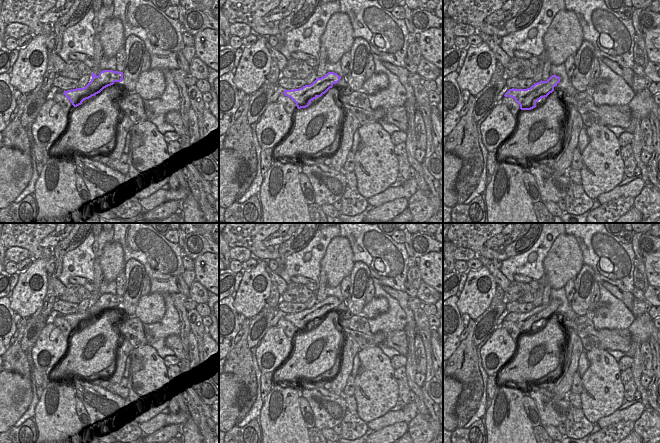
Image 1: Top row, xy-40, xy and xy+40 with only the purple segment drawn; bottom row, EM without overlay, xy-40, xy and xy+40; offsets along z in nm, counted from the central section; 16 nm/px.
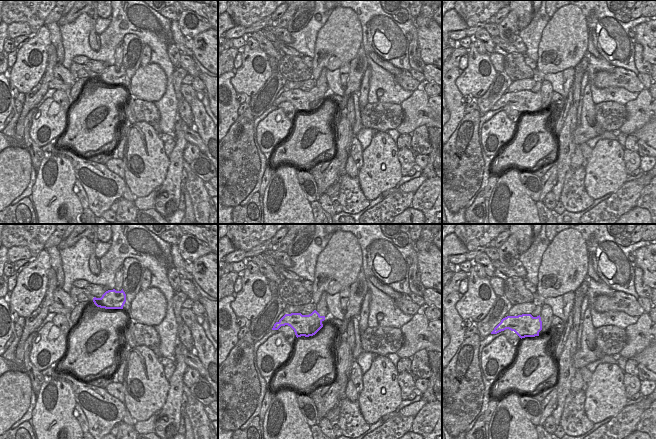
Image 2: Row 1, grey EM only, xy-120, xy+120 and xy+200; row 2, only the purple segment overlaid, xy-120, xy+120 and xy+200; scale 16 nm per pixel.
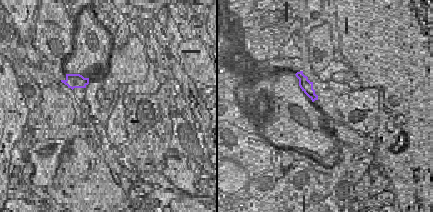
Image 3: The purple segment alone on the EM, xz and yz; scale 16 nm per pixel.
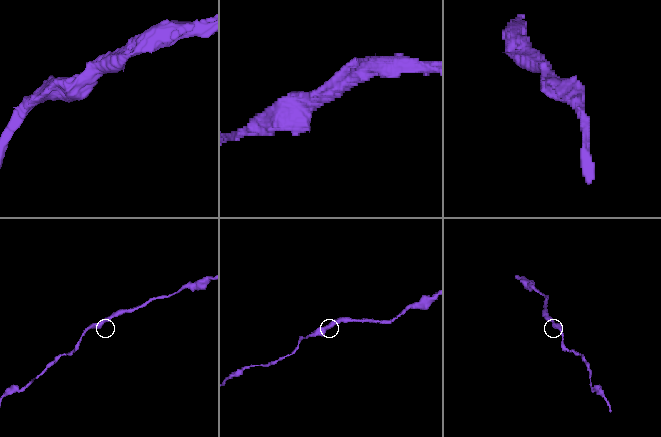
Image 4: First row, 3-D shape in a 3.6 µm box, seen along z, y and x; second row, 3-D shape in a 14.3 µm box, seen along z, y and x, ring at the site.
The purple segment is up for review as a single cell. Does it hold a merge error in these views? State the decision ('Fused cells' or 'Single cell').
Single cell

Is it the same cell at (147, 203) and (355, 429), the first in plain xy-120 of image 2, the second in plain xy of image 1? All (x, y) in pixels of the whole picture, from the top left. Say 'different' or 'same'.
different

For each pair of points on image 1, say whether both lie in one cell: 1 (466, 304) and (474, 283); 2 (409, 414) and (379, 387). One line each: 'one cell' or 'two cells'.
1: one cell
2: two cells

